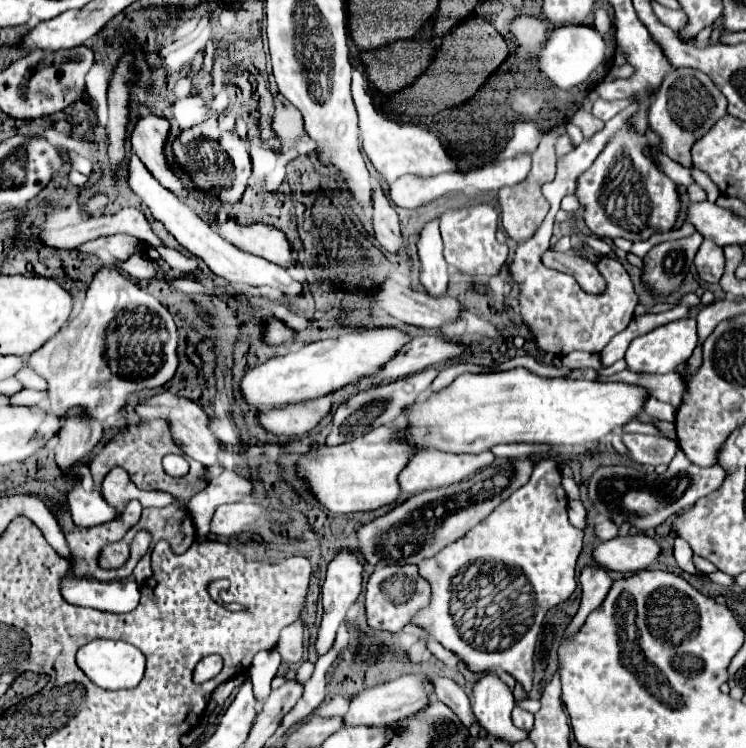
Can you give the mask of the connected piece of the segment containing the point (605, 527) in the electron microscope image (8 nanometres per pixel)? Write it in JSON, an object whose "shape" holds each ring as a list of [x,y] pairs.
{"shape":[[[609,519],[597,521],[597,523],[595,523],[595,535],[597,535],[601,541],[609,541],[609,539],[617,537],[617,525],[611,523]]]}

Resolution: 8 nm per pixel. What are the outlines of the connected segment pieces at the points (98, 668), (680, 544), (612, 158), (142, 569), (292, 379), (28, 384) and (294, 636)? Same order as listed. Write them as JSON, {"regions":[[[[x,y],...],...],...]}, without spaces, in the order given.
{"regions":[[[[97,639],[97,641],[91,641],[79,649],[77,665],[89,675],[89,679],[93,683],[97,683],[103,689],[133,689],[143,679],[145,655],[137,647],[133,647],[125,641]]],[[[677,539],[675,541],[675,563],[681,571],[689,573],[689,575],[697,575],[697,577],[707,577],[703,571],[699,571],[693,563],[693,551],[691,547],[683,541],[683,539]]],[[[621,129],[615,133],[615,137],[607,143],[605,151],[593,161],[593,165],[581,173],[577,179],[577,191],[575,197],[579,199],[579,205],[583,207],[583,221],[585,225],[597,235],[597,237],[625,237],[629,241],[639,241],[641,237],[647,239],[649,235],[657,231],[669,231],[679,215],[679,195],[675,191],[675,183],[665,177],[655,163],[651,163],[645,155],[643,149],[647,147],[647,137],[637,135],[635,129]]],[[[146,553],[141,558],[141,561],[137,563],[137,567],[135,567],[135,571],[133,571],[133,575],[135,575],[135,581],[137,581],[137,583],[143,583],[147,577],[151,577],[152,569],[150,559],[150,553]]],[[[369,329],[369,331],[351,331],[337,339],[325,339],[311,343],[295,353],[269,359],[241,377],[241,391],[247,405],[263,411],[273,407],[283,407],[289,403],[309,401],[323,397],[335,389],[361,381],[365,375],[383,367],[405,343],[413,337],[397,329]]],[[[29,369],[21,370],[17,373],[17,379],[22,383],[25,389],[34,389],[38,391],[47,390],[48,384],[45,379],[41,379],[39,375],[35,375]]],[[[303,621],[291,623],[291,627],[283,629],[275,647],[281,655],[281,659],[289,665],[295,665],[303,659],[305,653],[305,641],[303,641]]]]}

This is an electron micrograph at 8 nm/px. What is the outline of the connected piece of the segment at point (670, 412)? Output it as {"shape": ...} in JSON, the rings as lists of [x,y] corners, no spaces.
{"shape":[[[649,397],[649,401],[645,403],[645,413],[650,417],[655,417],[663,421],[674,422],[676,409],[667,403],[655,399],[655,397]]]}

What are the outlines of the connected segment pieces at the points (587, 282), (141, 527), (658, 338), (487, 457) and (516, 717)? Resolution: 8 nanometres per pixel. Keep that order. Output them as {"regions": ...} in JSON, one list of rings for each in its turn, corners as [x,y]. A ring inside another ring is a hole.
{"regions":[[[[547,249],[541,259],[545,261],[545,267],[573,275],[577,279],[577,283],[581,283],[581,287],[589,293],[601,293],[605,289],[605,281],[601,277],[601,273],[595,269],[595,265],[591,261],[587,261],[583,257]]],[[[173,505],[171,509],[143,509],[141,521],[127,535],[135,537],[139,531],[147,531],[151,535],[151,551],[154,544],[165,539],[171,549],[183,553],[195,539],[195,525],[187,509],[179,505]]],[[[685,317],[673,323],[667,323],[663,327],[653,329],[647,335],[637,337],[631,341],[625,361],[629,365],[629,371],[641,371],[641,373],[671,373],[677,363],[683,363],[689,359],[693,349],[697,347],[697,321],[693,317]]],[[[427,449],[427,451],[419,451],[401,471],[401,475],[397,477],[401,483],[403,493],[411,495],[411,493],[421,493],[425,489],[433,489],[433,487],[443,487],[443,485],[453,485],[453,483],[461,483],[461,479],[475,475],[479,469],[487,467],[491,461],[495,461],[495,455],[491,451],[485,453],[477,453],[477,455],[453,455],[453,453],[441,453],[435,449]]],[[[515,707],[513,709],[513,723],[519,729],[523,729],[523,731],[531,731],[531,727],[533,727],[533,715],[527,713],[527,711],[523,711],[523,709],[519,709],[519,707]]]]}

